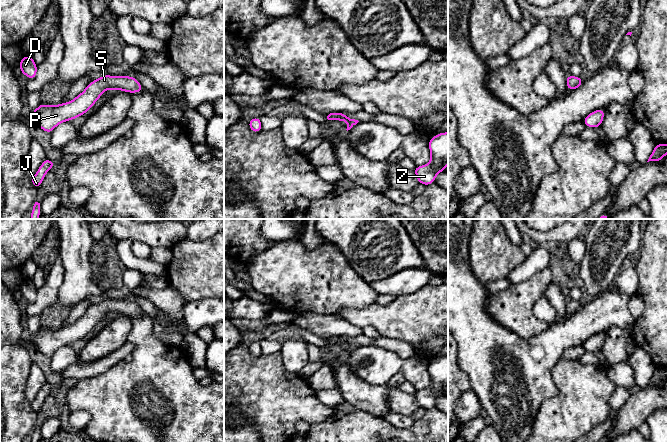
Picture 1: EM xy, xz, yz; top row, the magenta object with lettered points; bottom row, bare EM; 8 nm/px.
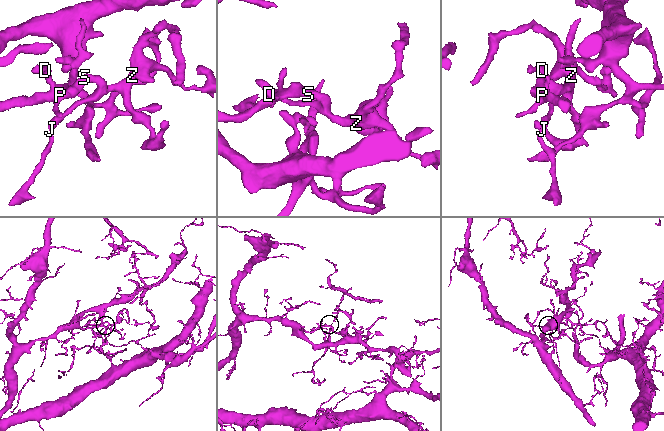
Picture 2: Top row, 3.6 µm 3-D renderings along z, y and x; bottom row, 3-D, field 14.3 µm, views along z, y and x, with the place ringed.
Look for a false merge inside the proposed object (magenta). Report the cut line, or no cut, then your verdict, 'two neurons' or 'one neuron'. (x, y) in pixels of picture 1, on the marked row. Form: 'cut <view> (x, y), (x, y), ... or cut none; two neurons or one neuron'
cut none; one neuron

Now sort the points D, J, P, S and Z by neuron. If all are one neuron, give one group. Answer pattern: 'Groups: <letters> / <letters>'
Groups: D J P S Z

